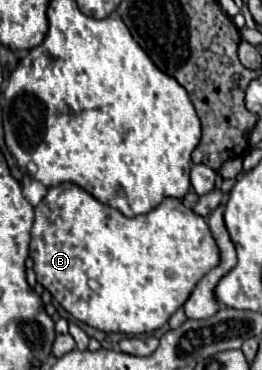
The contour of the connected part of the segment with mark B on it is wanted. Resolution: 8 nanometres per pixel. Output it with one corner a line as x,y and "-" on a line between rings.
63,182
55,188
49,188
47,196
41,200
41,204
35,208
35,222
33,222
33,230
31,230
31,258
35,262
33,270
37,274
37,282
51,292
51,296
71,314
75,316
79,322
85,322
97,330
103,332
123,332
123,334
145,334
145,332
153,332
157,328
161,328
183,304
185,300
191,296
193,288
197,286
199,278
203,278
203,274
207,274
207,270
215,268
219,264
219,248
215,244
215,238
205,222
203,216
195,214
189,206
183,204
183,200
179,198
165,198
159,206
155,206
151,212
135,216
135,218
125,218
119,210
105,206
101,202
97,202
89,192
85,192
83,188
79,188
77,184
71,182

